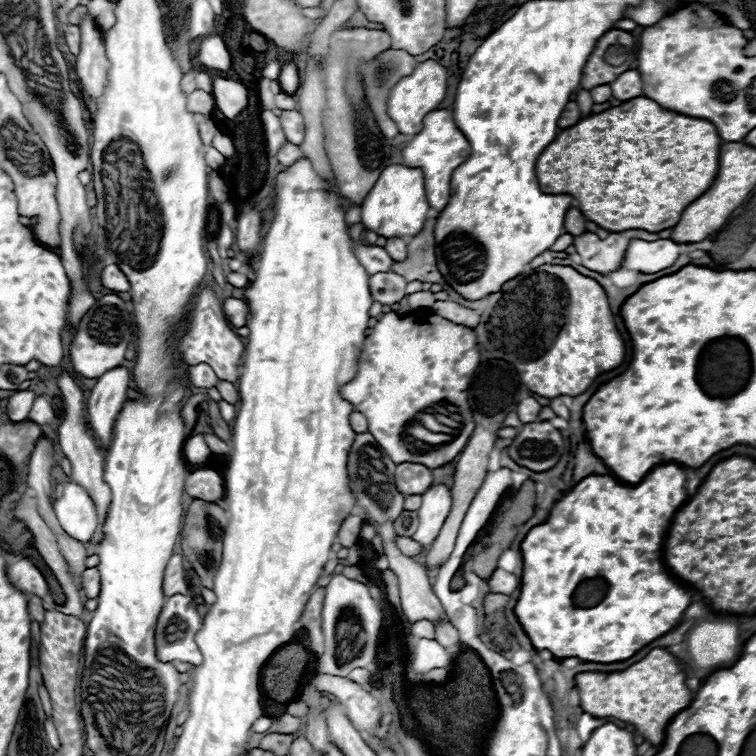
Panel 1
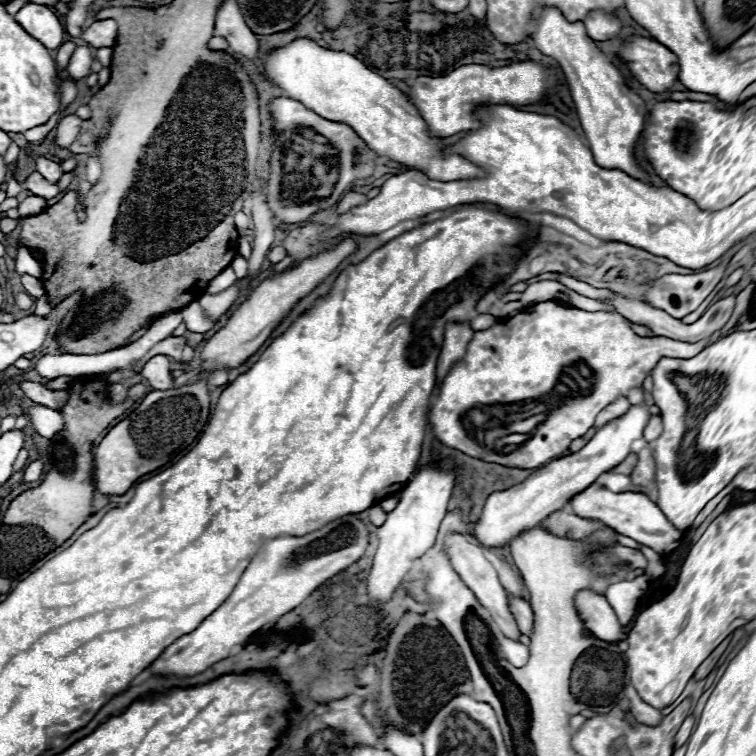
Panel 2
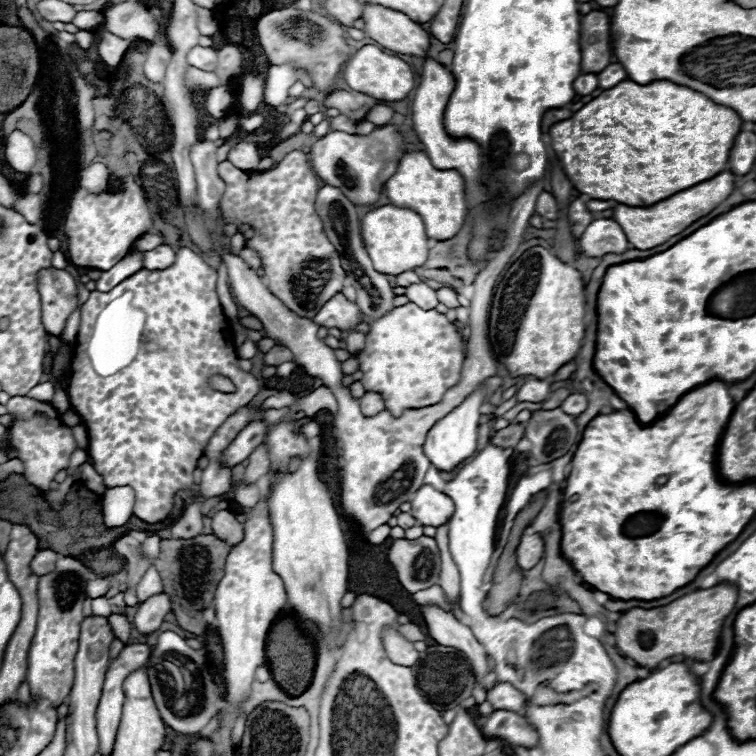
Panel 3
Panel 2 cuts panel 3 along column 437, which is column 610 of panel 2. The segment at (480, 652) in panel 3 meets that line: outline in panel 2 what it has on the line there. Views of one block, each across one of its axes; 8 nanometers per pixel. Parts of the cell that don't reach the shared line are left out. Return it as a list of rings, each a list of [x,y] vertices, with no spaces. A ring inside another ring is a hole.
[[[580,590],[576,594],[576,610],[596,638],[606,642],[618,642],[626,638],[612,606],[602,594],[596,594],[594,590]]]

